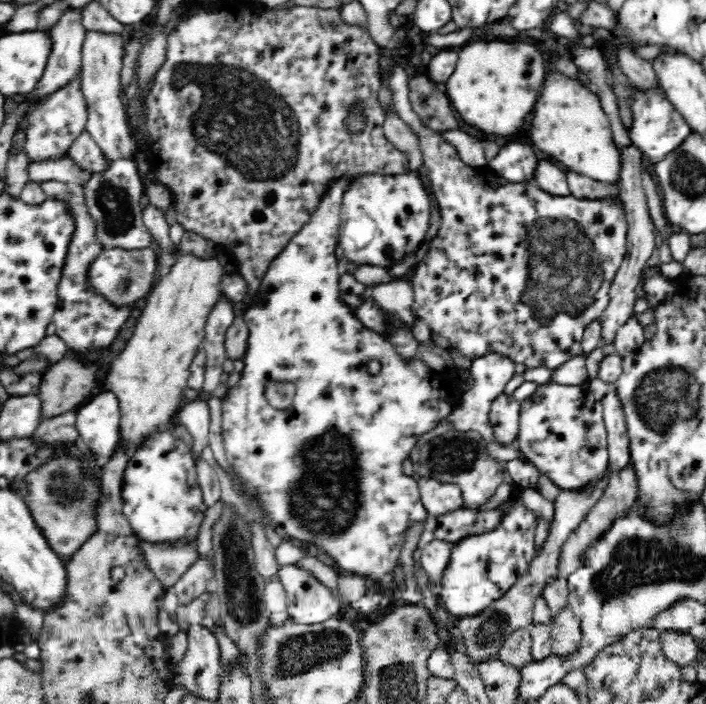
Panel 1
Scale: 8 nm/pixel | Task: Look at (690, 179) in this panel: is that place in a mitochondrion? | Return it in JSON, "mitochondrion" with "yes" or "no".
{"mitochondrion":"yes"}

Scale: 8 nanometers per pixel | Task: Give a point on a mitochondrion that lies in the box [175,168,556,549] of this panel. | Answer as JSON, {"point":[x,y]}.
{"point":[330,494]}

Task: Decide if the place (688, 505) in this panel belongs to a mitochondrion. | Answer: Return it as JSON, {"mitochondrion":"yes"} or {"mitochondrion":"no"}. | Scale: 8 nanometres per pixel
{"mitochondrion":"no"}

